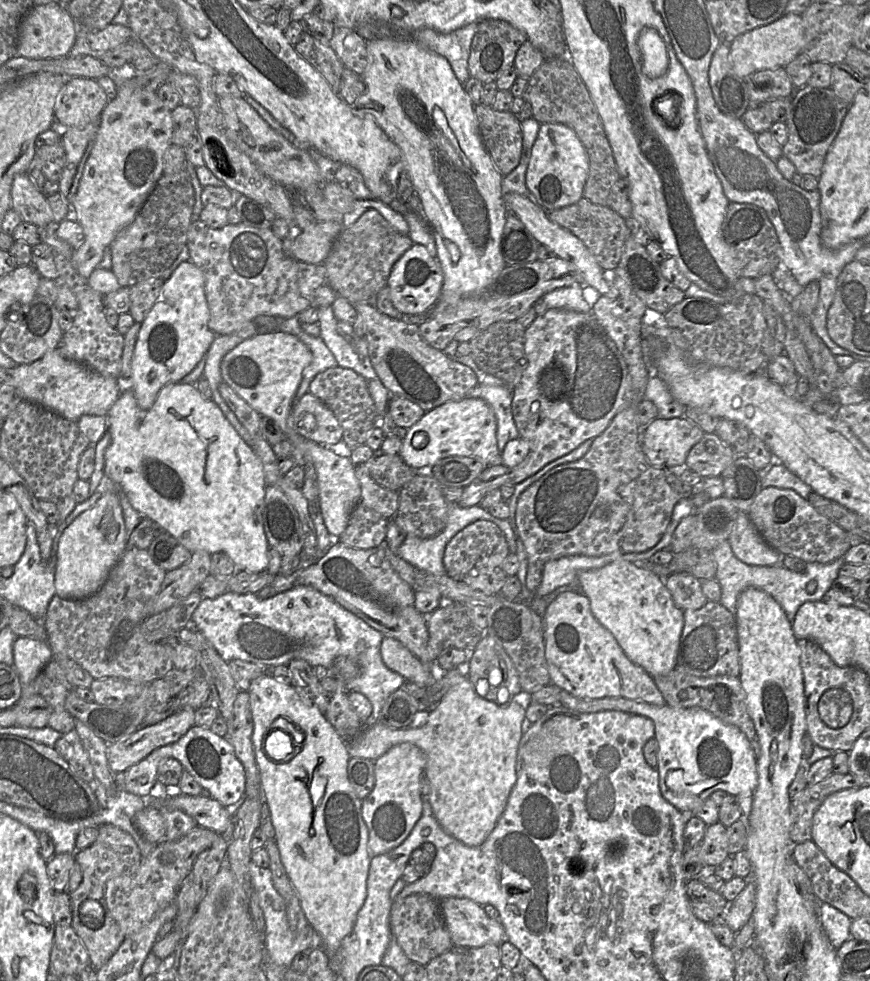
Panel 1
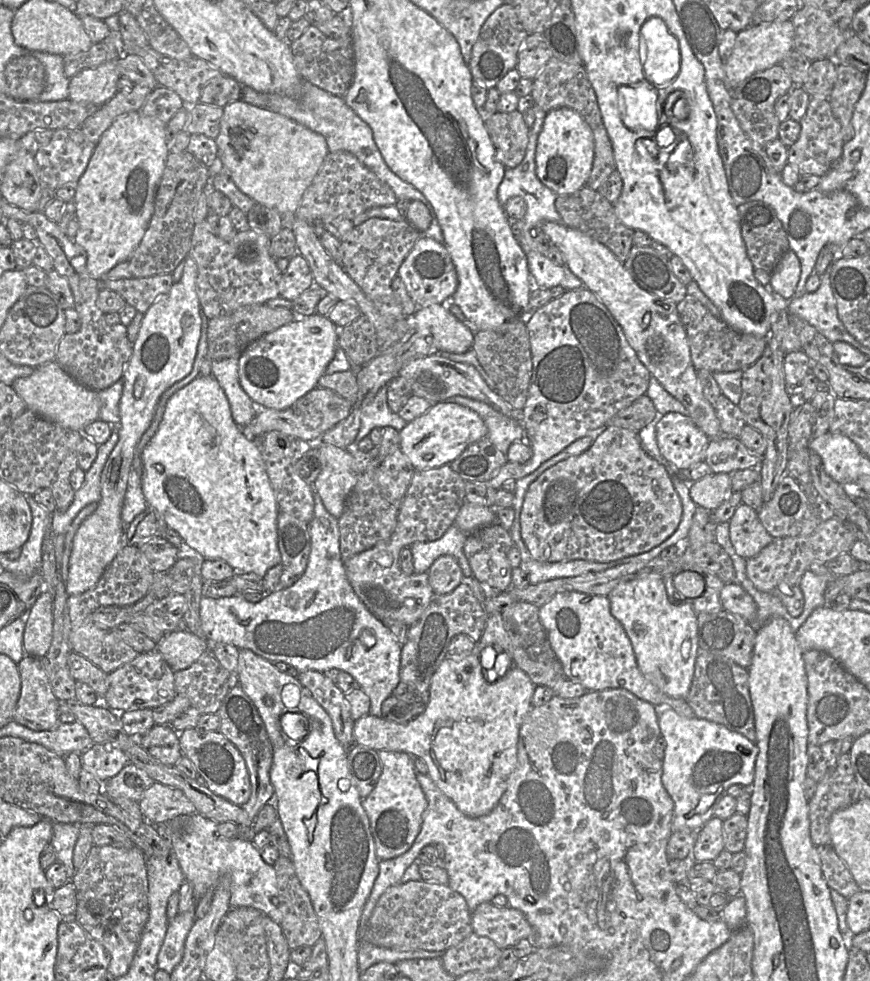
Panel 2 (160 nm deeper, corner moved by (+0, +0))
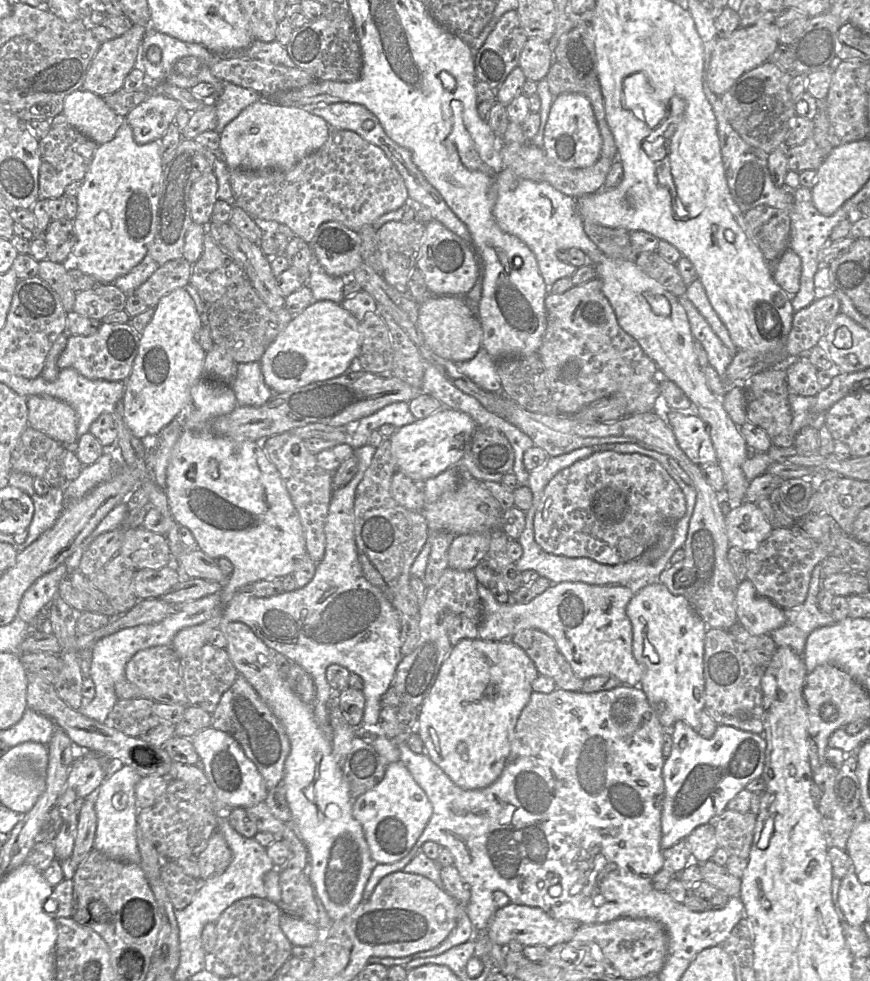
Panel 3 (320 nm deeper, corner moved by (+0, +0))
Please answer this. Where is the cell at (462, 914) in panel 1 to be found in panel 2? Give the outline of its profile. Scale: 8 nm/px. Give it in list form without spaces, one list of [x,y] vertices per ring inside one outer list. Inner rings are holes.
[[[484,902],[471,913],[472,932],[492,940],[501,950],[513,947],[523,939],[532,939],[534,930],[525,915],[511,906],[496,906],[492,902]]]

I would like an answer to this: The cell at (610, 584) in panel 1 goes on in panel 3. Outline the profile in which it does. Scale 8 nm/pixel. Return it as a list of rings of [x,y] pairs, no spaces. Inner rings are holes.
[[[659,582],[649,584],[635,593],[626,607],[626,614],[632,624],[633,655],[643,670],[639,687],[646,694],[661,725],[669,729],[677,721],[683,721],[699,732],[701,727],[699,714],[704,710],[705,705],[703,659],[707,625],[685,597],[672,594],[665,585]]]

